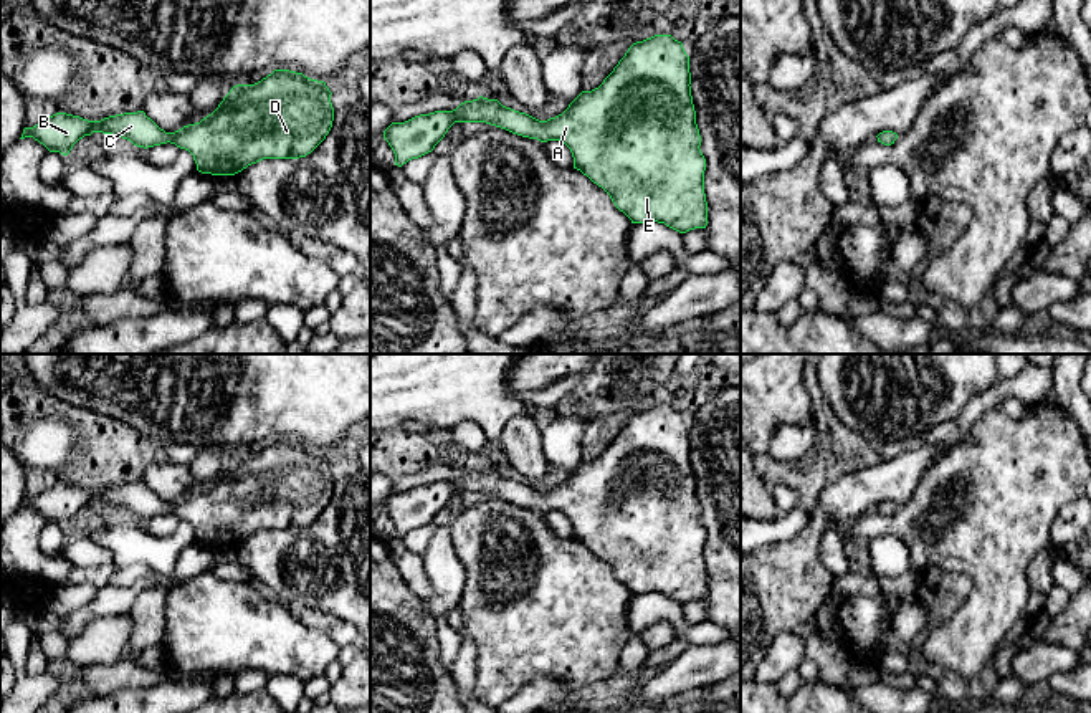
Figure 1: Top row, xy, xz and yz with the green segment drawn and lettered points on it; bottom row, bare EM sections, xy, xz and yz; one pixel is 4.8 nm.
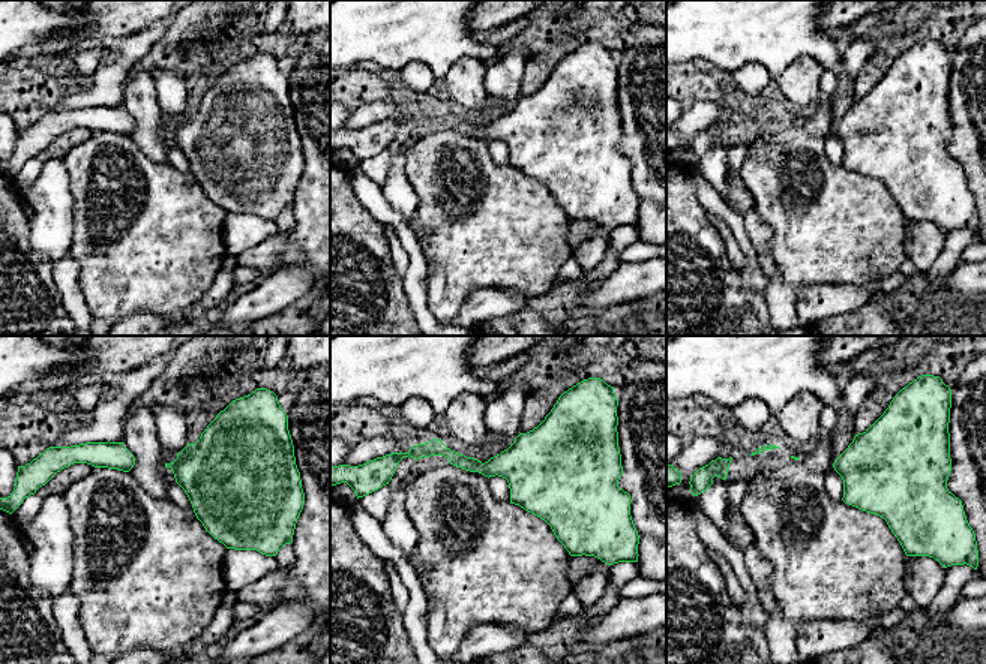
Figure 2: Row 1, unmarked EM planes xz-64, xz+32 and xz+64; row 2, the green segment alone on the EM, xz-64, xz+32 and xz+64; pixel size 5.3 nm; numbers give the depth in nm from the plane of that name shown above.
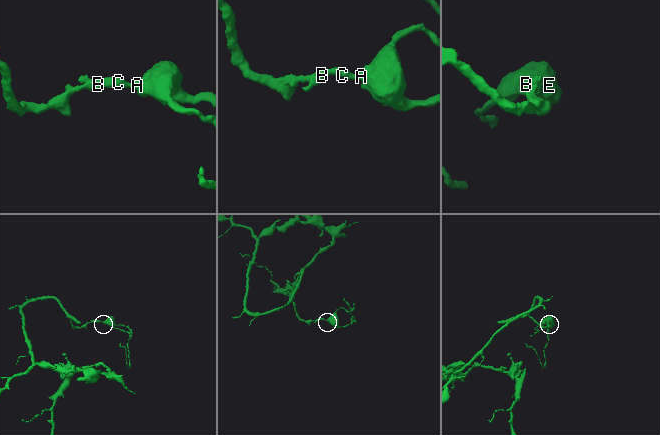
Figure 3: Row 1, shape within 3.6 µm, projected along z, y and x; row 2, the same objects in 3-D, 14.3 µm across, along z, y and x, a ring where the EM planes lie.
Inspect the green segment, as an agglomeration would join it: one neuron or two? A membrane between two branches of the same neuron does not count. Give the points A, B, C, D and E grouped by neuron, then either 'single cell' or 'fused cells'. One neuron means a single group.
A B C D E | single cell

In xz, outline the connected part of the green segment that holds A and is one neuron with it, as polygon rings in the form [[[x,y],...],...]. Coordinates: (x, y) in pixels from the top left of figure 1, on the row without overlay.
[[[671,405],[633,414],[603,453],[582,462],[569,478],[547,491],[479,467],[453,481],[435,481],[405,493],[392,493],[384,510],[402,538],[435,519],[455,493],[486,493],[541,513],[562,511],[572,523],[574,539],[602,557],[631,594],[658,592],[686,604],[707,596],[704,564],[706,529],[691,467],[689,427]]]

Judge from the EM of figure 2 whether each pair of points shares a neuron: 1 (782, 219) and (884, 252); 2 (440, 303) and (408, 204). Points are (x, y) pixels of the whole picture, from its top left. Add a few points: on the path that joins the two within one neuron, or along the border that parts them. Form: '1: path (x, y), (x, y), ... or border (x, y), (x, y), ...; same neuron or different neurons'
1: path (808, 219), (847, 228), (859, 240); same neuron
2: border (405, 179), (417, 200), (416, 213); different neurons

